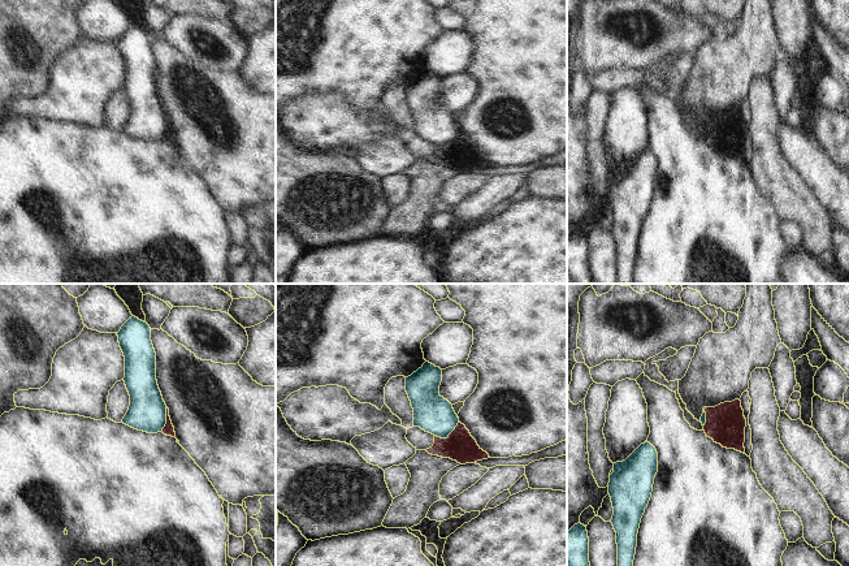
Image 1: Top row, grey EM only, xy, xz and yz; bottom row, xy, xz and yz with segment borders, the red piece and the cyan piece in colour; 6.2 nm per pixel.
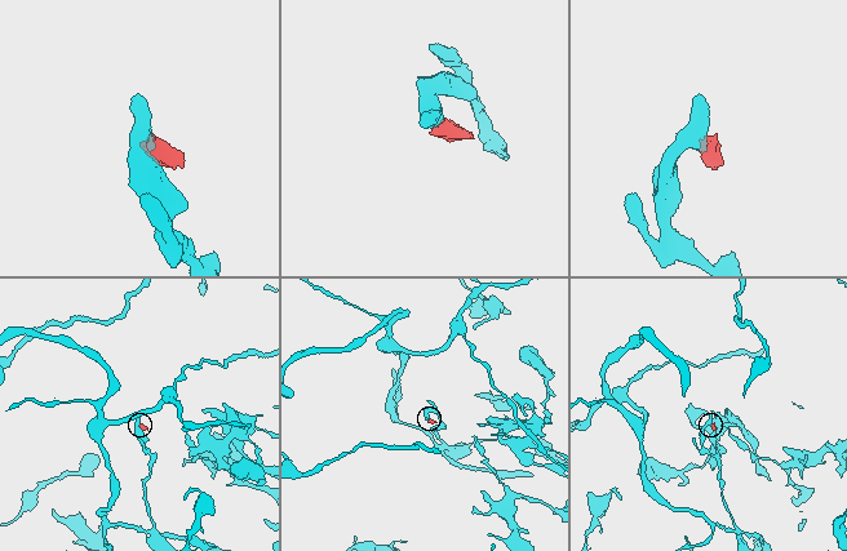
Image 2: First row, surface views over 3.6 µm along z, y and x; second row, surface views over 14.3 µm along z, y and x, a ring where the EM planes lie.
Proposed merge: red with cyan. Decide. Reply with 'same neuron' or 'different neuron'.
different neuron

